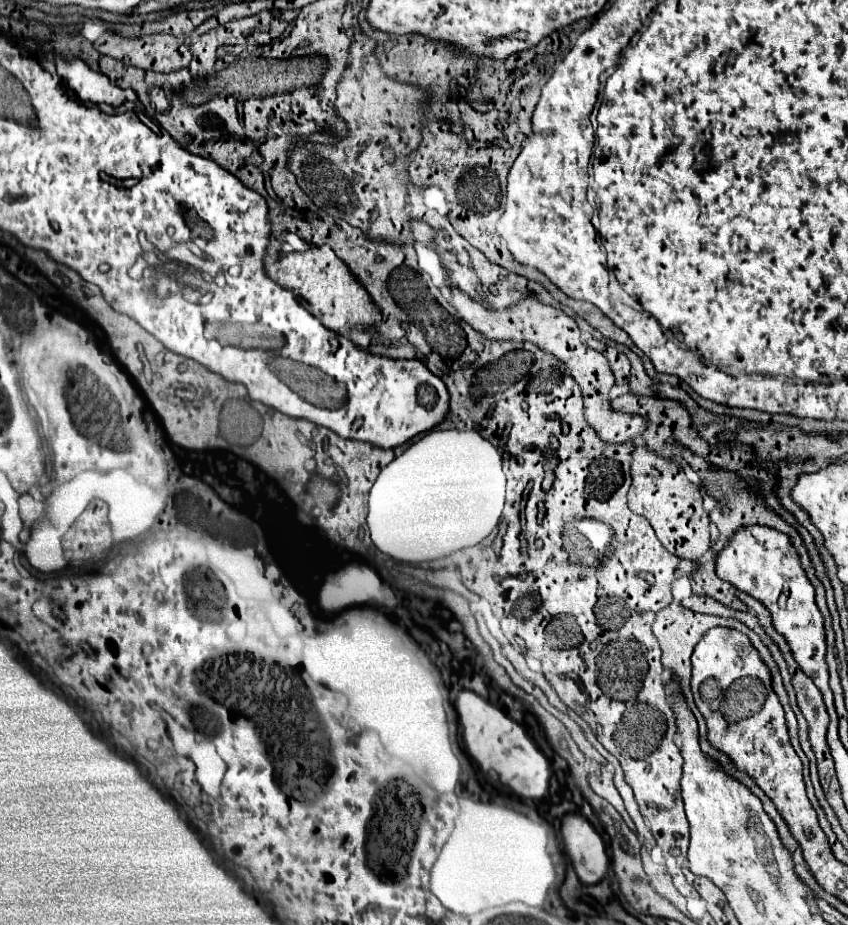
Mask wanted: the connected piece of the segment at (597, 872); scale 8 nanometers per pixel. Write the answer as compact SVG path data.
M568 813L562 817L560 825L564 851L584 885L594 885L604 879L608 855L602 837L588 823L586 817L578 813Z

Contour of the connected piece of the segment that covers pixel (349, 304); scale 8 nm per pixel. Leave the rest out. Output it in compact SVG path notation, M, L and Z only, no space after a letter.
M314 245L304 253L286 253L280 259L280 269L286 271L282 281L284 289L290 289L294 295L306 299L314 305L314 311L324 317L344 317L362 325L374 323L374 303L370 303L370 297L362 291L362 285L354 281L354 275L346 271L346 263L342 263L332 251Z

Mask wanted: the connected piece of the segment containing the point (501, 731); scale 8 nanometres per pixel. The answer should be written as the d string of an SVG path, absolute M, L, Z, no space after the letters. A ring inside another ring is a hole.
M462 691L458 695L456 711L458 711L458 721L462 727L462 739L466 751L478 763L482 773L496 771L500 781L520 797L538 799L546 795L550 781L548 759L540 753L540 749L534 745L534 741L528 737L522 725L518 725L502 709L494 707L474 691ZM520 759L522 759L524 775L520 773Z

